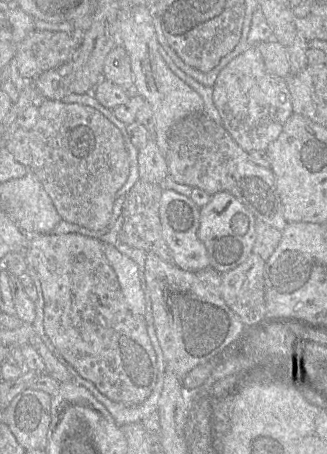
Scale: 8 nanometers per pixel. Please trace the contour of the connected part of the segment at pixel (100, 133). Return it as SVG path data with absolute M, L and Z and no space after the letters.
M42 100L39 118L30 131L31 161L29 170L35 174L63 221L93 231L107 228L112 219L118 192L125 185L130 161L122 132L100 111L79 103Z

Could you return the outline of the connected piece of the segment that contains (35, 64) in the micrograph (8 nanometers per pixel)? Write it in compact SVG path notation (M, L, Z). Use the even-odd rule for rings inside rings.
M80 28L67 32L35 29L18 45L15 55L18 74L33 79L42 72L58 69L75 57L83 38Z

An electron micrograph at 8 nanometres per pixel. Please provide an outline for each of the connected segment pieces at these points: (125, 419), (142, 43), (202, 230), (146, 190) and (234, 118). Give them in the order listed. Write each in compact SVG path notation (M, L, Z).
M153 318L151 320L146 320L146 324L150 341L156 353L158 379L151 395L141 404L125 404L105 397L90 381L81 377L73 367L69 367L69 373L72 376L72 382L88 389L93 394L93 396L106 407L113 419L120 426L128 423L142 422L152 412L157 410L163 384L164 359L153 324Z
M140 7L128 21L117 21L117 38L118 44L109 52L104 62L104 78L138 94L151 107L155 142L161 154L166 157L170 130L188 115L204 111L203 98L174 72L168 53L158 41L151 8Z
M220 191L201 208L198 236L204 243L210 267L222 273L242 264L252 253L256 241L256 218L233 194Z
M138 180L128 193L123 206L124 225L119 234L119 240L146 253L154 253L167 262L173 262L172 253L163 237L160 220L160 201L163 193L161 184Z
M251 46L234 58L220 72L213 89L213 98L222 117L222 125L248 153L266 150L279 137L293 114L287 79L267 73L258 46Z

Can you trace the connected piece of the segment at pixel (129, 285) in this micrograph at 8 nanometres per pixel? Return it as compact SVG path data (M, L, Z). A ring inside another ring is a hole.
M103 243L106 259L116 273L127 307L133 314L144 316L143 269L139 268L130 257L120 252L115 245Z

